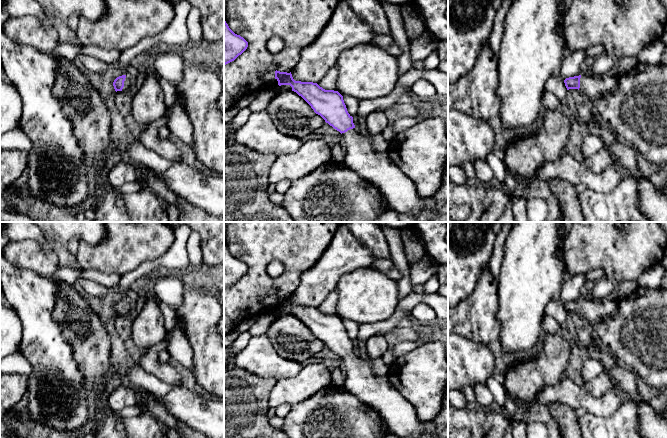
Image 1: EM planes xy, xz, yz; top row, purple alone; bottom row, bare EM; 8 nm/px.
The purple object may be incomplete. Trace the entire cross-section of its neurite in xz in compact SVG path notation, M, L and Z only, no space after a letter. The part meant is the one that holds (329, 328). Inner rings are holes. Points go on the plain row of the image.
M275 295L278 309L290 309L292 315L301 320L326 347L341 357L342 370L345 377L344 388L361 402L375 409L382 419L388 424L392 435L404 438L422 438L433 433L433 420L424 422L419 419L414 406L404 398L390 383L376 376L370 362L362 360L355 352L353 341L348 337L343 320L334 314L325 314L317 307L295 305L291 296Z

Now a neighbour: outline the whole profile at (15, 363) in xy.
M20 352L12 353L0 360L0 375L29 375L32 370L31 364Z

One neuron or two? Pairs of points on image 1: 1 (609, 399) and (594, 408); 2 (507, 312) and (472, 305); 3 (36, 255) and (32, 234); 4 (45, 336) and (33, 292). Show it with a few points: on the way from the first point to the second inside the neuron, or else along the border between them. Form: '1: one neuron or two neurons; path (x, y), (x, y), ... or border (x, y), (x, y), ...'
1: one neuron; path (605, 403), (598, 407)
2: two neurons; border (497, 286), (496, 318), (500, 333)
3: two neurons; border (11, 241), (35, 240), (45, 251), (53, 251)
4: one neuron; path (38, 325), (34, 303)

